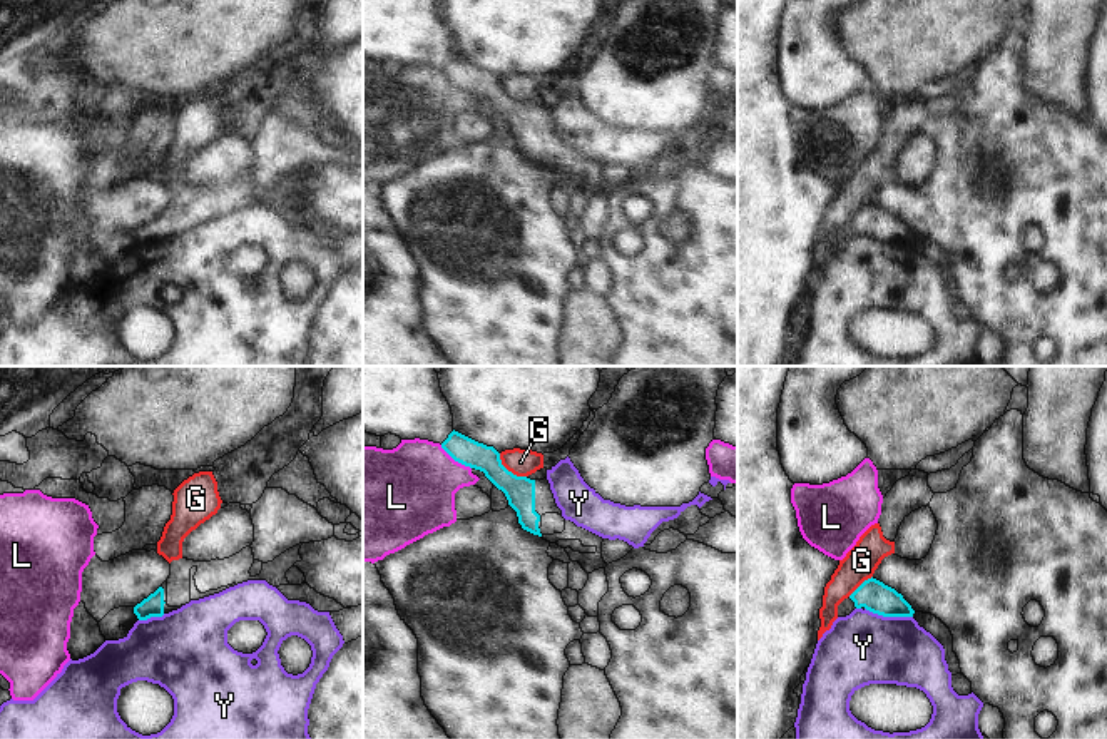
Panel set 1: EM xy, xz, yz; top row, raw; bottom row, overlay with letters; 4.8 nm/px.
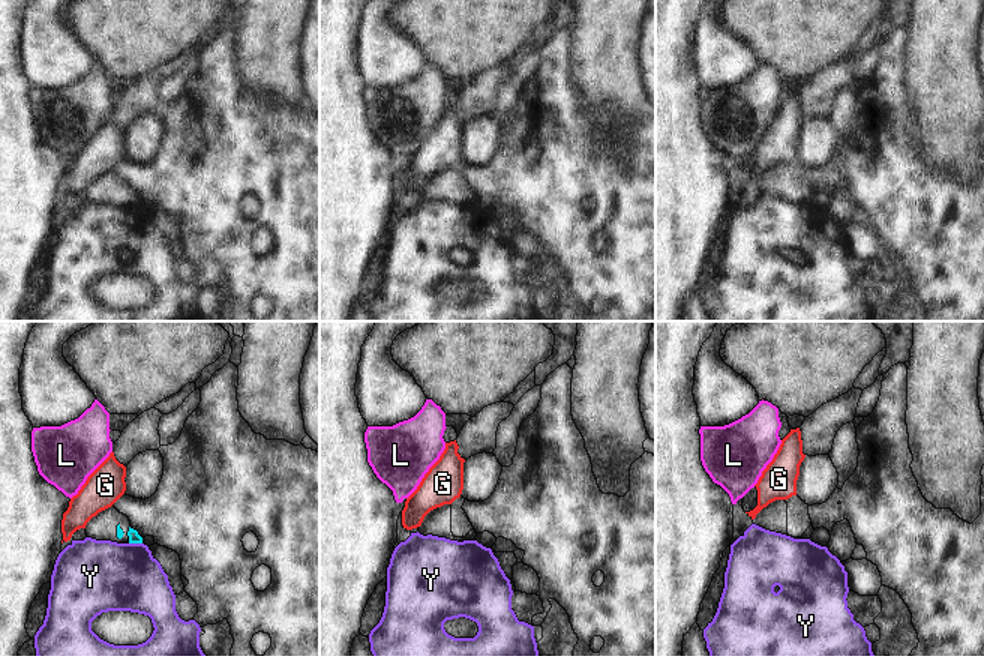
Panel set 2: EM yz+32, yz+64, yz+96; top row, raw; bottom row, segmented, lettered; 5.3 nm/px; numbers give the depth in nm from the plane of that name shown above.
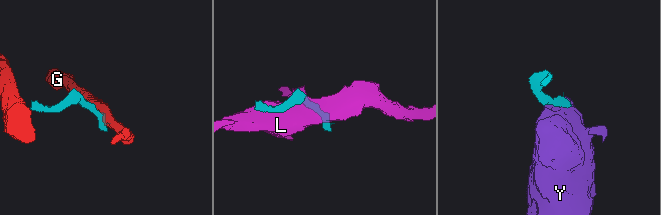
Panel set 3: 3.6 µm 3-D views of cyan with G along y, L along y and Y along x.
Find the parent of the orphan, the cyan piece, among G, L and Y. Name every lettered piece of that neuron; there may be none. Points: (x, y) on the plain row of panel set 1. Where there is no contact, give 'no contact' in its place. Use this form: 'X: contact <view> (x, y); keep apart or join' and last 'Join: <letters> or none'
G: contact xz (507, 96); keep apart
L: contact xz (455, 86); keep apart
Y: contact yz (888, 241); keep apart
Join: none

